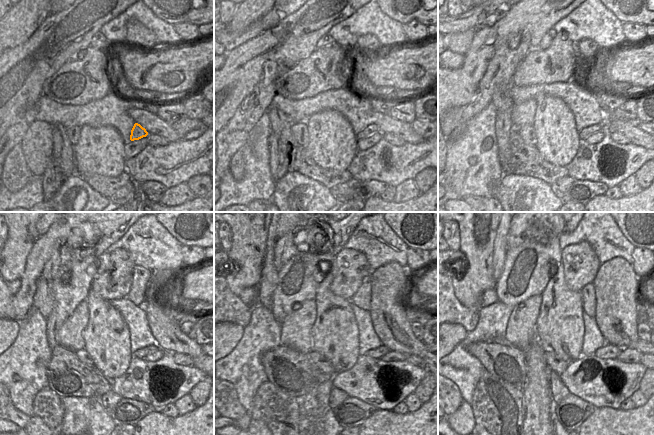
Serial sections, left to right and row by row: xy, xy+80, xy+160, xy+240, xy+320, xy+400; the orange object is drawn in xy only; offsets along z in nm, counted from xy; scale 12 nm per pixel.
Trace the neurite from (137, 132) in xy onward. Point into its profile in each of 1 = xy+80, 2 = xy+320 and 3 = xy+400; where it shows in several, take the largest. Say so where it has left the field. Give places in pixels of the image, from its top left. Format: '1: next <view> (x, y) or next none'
1: next xy+80 (372, 129)
2: next xy+320 (377, 353)
3: next xy+400 (608, 351)

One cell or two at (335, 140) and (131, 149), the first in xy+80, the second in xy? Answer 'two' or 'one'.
two

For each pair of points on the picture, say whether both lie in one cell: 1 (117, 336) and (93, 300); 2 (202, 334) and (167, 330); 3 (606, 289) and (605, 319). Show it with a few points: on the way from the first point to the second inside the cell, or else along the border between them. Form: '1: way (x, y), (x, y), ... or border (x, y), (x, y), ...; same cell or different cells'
1: way (108, 327), (99, 309); same cell
2: border (194, 340), (201, 345); different cells
3: way (606, 296), (606, 312); same cell

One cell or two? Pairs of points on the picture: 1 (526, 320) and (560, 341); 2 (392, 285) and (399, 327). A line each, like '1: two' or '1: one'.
1: two
2: one

